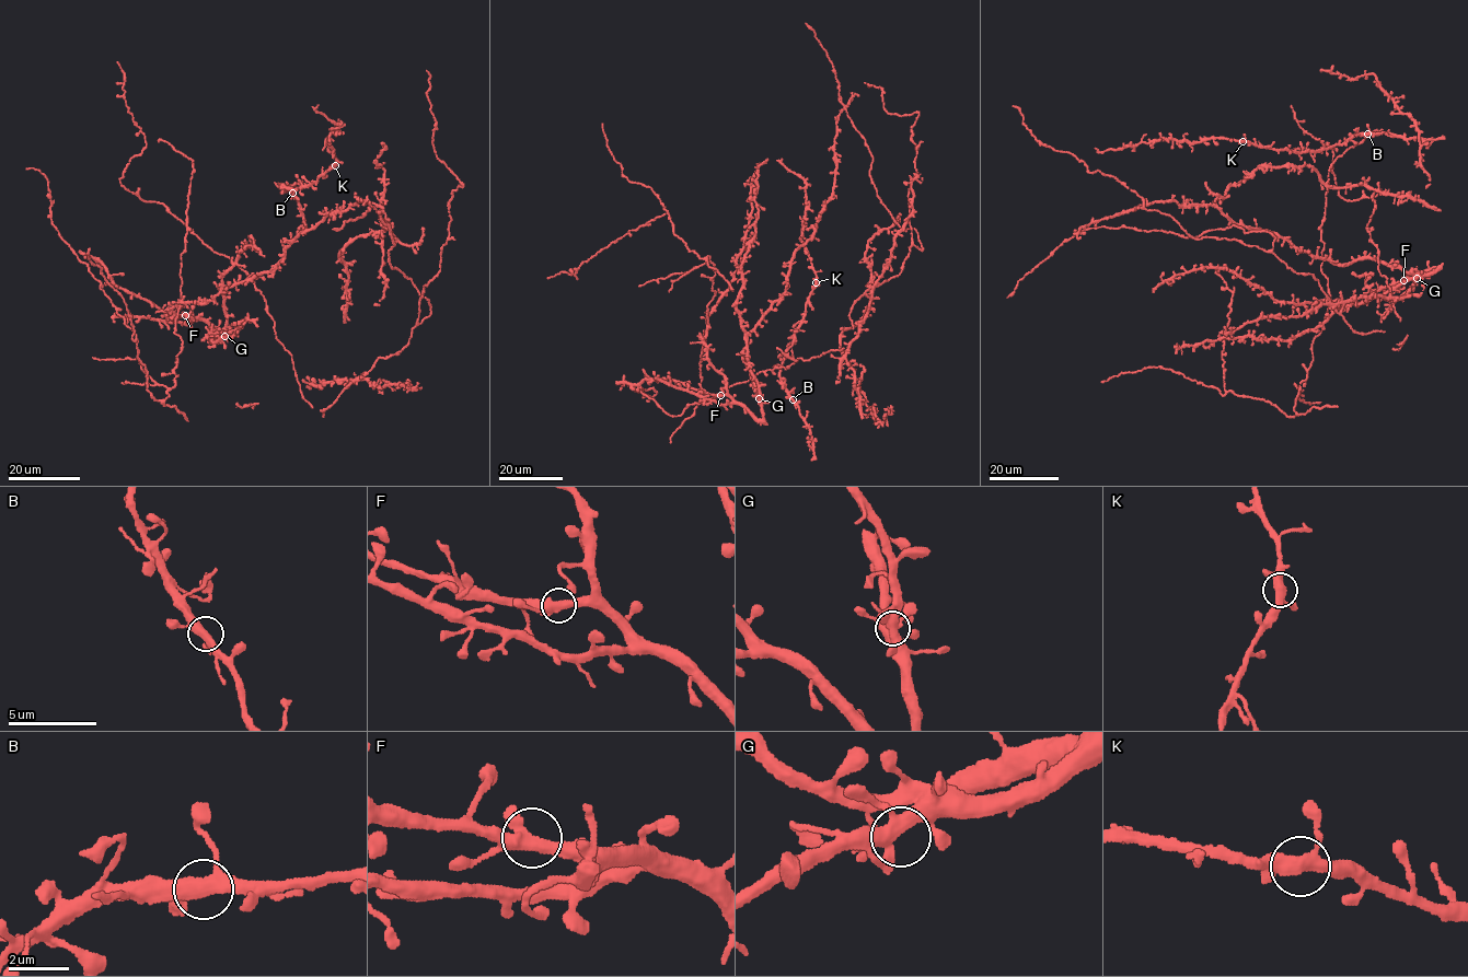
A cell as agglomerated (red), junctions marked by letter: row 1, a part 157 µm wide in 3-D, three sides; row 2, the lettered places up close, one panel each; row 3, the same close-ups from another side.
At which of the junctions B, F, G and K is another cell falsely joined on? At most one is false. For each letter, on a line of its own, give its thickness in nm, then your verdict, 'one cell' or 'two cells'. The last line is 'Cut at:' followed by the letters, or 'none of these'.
B: 400 nm | one cell
F: 400 nm | one cell
G: 440 nm | one cell
K: 400 nm | one cell
Cut at: none of these

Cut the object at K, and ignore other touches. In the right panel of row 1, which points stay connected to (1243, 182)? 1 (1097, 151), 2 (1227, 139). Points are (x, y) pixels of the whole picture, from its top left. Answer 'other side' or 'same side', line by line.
1: other side
2: other side

